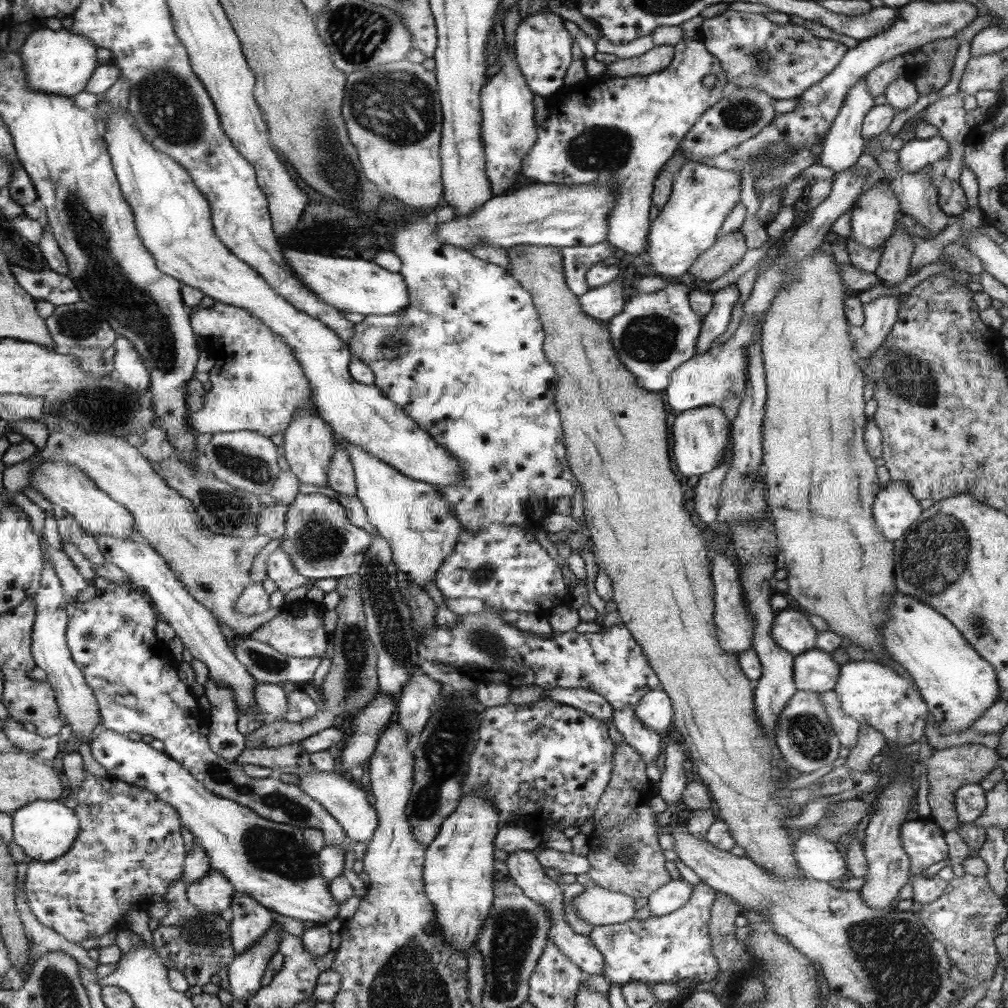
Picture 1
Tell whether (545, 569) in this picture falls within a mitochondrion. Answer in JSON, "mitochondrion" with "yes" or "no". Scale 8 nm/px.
{"mitochondrion":"no"}

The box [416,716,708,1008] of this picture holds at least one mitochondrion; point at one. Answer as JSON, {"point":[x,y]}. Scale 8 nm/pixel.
{"point":[514,930]}

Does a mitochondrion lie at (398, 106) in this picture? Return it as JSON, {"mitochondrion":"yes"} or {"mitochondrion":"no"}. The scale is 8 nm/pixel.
{"mitochondrion":"yes"}

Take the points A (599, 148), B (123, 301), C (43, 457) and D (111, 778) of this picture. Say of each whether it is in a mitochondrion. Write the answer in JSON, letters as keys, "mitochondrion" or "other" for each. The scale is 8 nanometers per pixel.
{"A":"mitochondrion","B":"mitochondrion","C":"other","D":"other"}

